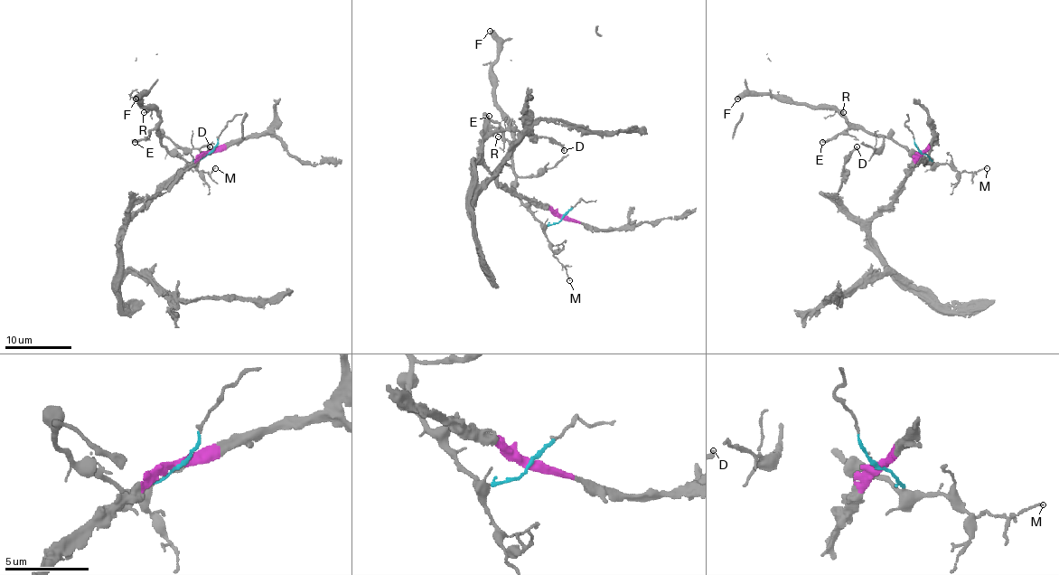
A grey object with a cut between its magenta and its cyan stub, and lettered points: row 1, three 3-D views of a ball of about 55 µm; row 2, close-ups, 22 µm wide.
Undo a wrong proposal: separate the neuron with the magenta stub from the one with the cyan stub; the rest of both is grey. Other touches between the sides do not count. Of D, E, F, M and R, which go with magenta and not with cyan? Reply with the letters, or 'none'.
D

